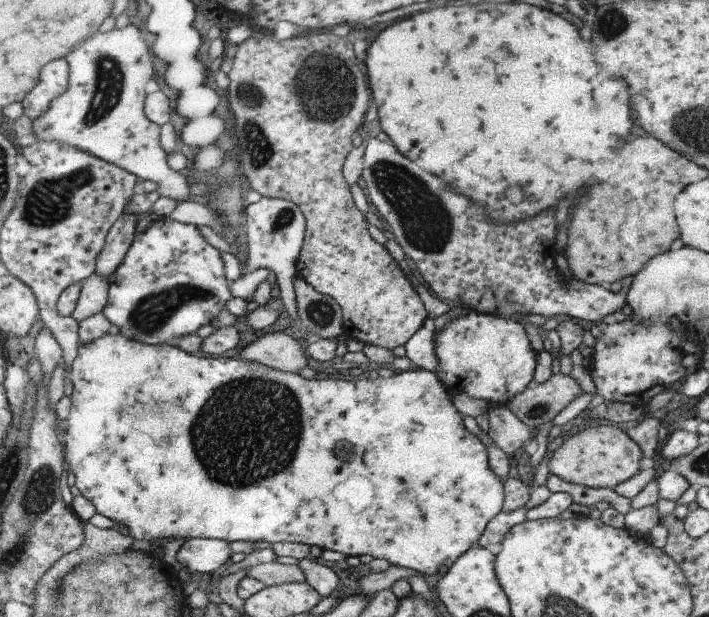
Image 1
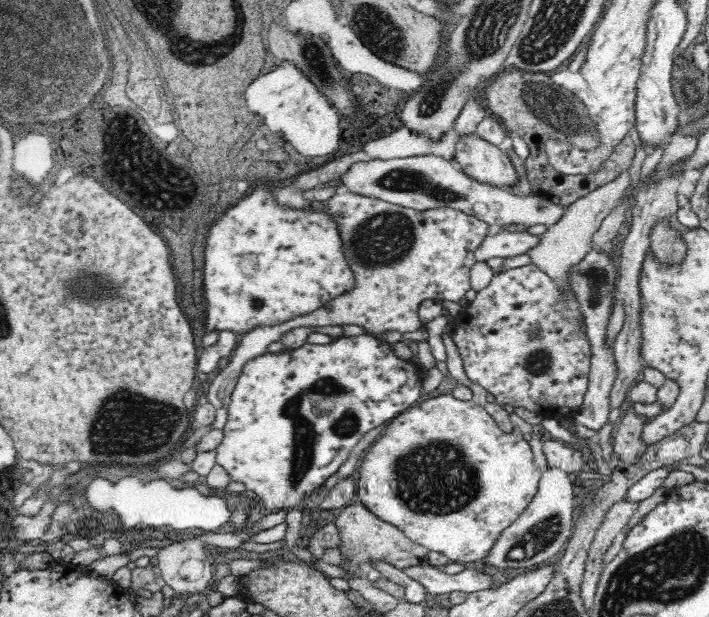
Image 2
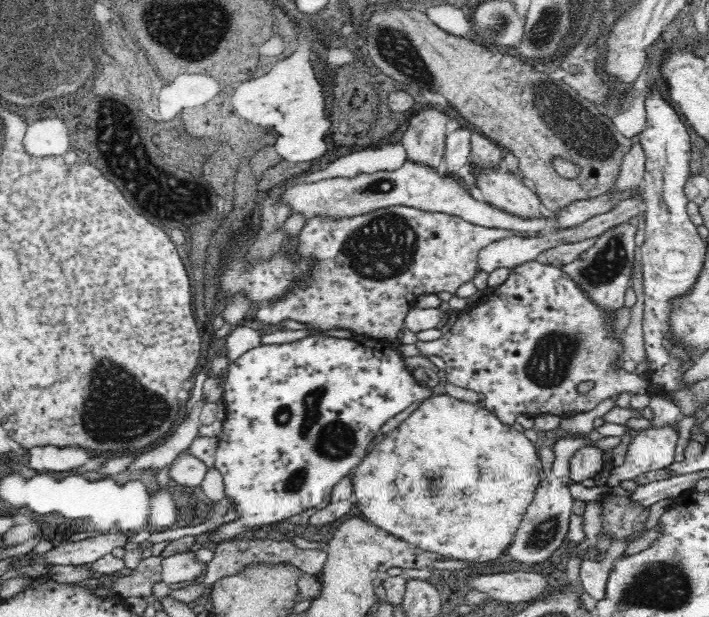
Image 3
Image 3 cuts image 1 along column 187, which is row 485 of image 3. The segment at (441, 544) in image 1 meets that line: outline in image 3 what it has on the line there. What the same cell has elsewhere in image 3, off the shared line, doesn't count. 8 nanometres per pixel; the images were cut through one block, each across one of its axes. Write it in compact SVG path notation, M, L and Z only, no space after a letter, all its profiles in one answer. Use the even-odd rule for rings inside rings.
M442 394L422 402L397 428L387 432L384 439L374 446L374 450L371 450L362 459L360 466L354 470L354 476L351 476L353 486L351 500L354 506L358 506L360 514L366 521L370 521L378 529L400 538L400 541L408 542L410 545L415 545L428 552L435 552L437 555L441 554L448 559L490 562L490 560L496 560L504 550L509 549L514 541L524 514L527 513L528 506L536 497L536 489L540 486L540 468L539 451L524 433L516 431L511 425L504 425L494 413L486 411L481 403L461 402L448 394Z

